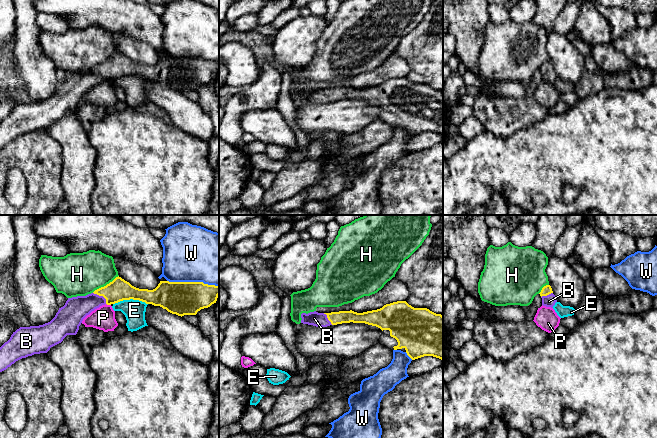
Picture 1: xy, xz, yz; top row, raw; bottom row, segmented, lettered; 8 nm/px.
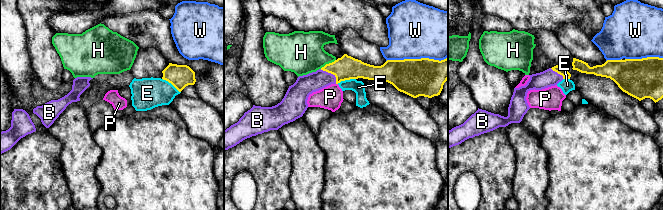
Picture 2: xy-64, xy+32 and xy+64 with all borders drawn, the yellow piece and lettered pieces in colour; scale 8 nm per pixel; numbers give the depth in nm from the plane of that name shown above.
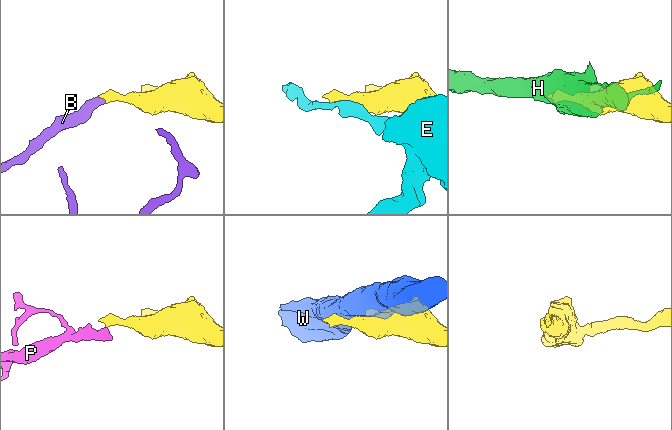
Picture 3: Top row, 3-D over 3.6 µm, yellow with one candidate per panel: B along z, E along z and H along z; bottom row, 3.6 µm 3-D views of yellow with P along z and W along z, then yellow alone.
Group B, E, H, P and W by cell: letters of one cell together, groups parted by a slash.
B / E / H / P / W

